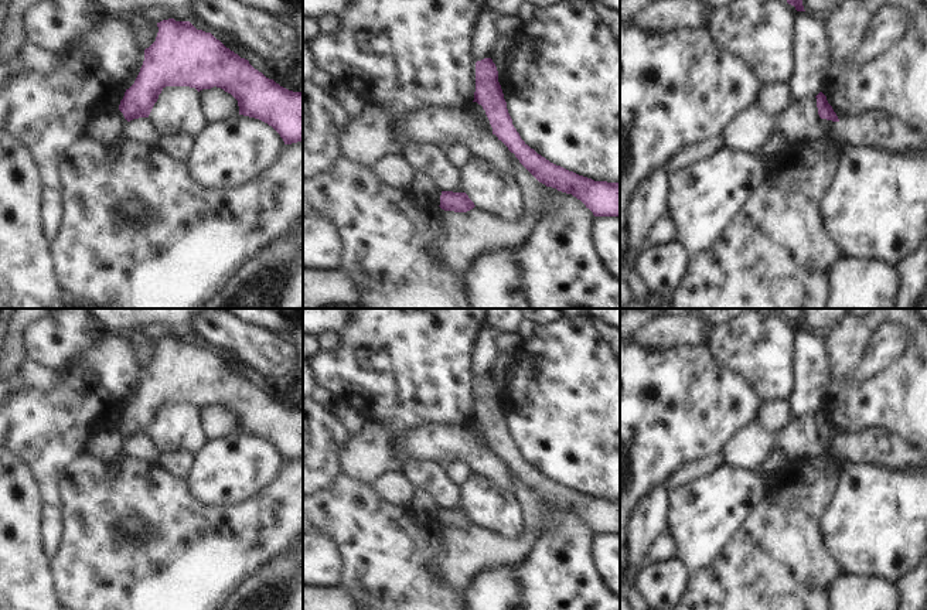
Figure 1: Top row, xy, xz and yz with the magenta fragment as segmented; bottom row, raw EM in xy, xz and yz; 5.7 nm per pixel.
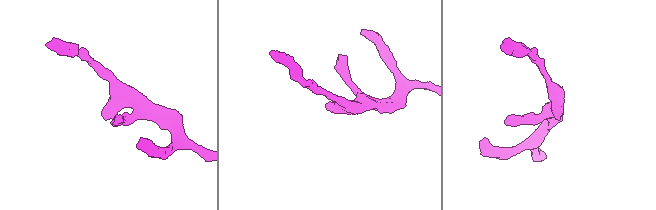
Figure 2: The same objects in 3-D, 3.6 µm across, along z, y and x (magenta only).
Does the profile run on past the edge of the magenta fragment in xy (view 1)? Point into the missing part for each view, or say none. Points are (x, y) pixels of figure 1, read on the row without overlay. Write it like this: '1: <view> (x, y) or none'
1: none

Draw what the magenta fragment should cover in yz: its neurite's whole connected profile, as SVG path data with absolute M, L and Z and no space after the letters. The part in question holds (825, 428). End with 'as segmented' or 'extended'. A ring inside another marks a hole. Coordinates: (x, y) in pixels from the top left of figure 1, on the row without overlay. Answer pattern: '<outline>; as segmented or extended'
M819 409L815 415L817 415L817 425L818 425L819 435L827 436L827 437L832 437L832 439L839 439L832 423L827 418L827 413L822 409Z; as segmented

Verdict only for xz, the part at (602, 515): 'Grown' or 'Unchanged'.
Unchanged

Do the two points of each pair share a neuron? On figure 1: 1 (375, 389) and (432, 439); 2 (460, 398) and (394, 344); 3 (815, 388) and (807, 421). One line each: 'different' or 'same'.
1: different
2: same
3: different

